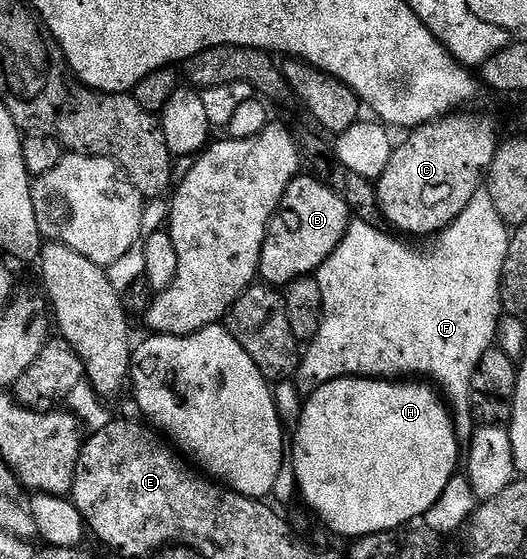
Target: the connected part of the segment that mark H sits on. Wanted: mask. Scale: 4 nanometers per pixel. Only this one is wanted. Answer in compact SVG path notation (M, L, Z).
M338 378L326 382L312 394L306 395L302 403L302 414L297 419L295 438L291 442L292 465L295 466L298 493L303 494L305 501L311 505L311 510L332 530L346 540L364 538L366 534L382 534L398 531L398 526L411 522L415 514L426 516L429 508L437 504L437 496L445 492L445 484L456 477L461 466L461 443L455 435L455 420L448 403L441 397L440 391L434 385L424 384L419 380L384 380L382 378Z

